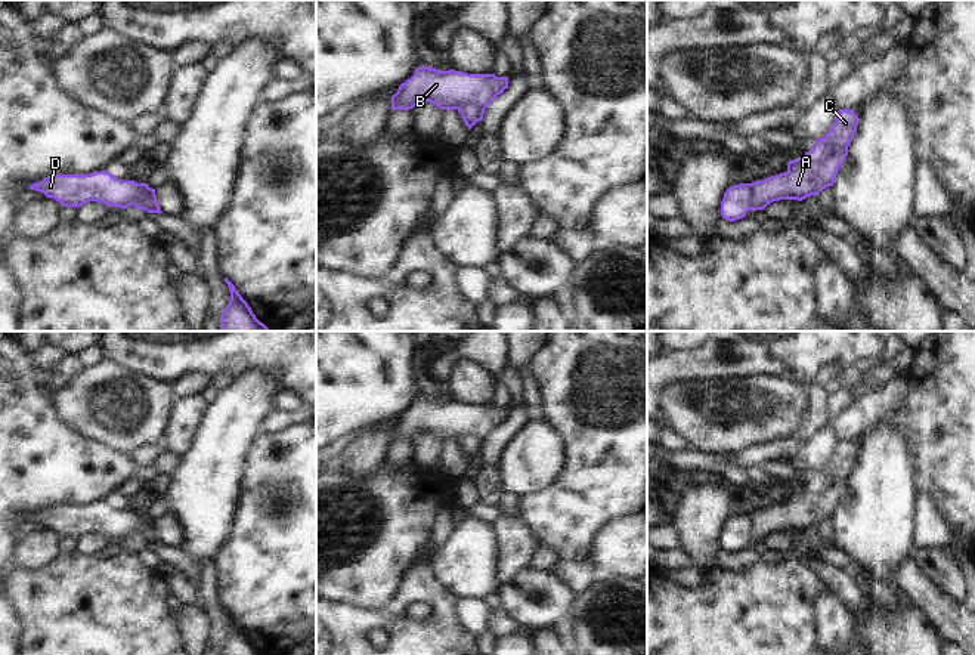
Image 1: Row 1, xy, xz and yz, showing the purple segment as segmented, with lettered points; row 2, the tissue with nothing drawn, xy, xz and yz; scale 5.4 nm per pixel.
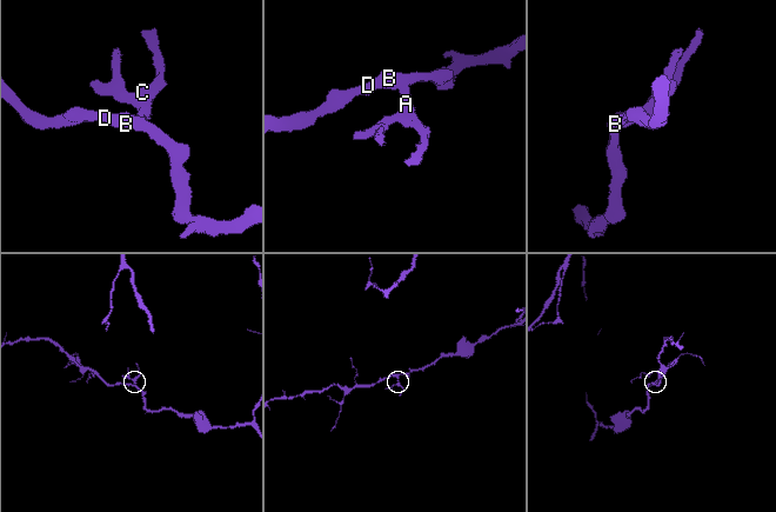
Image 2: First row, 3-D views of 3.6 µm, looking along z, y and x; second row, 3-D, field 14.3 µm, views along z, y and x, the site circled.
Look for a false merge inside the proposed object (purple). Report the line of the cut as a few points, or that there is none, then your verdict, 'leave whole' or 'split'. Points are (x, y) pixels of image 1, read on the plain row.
cut in xz along (485, 439), (476, 435), (464, 435), (458, 441); split

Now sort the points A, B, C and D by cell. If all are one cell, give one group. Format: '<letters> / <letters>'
A C / B D

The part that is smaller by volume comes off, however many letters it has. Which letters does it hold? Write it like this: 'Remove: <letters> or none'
Remove: A, C

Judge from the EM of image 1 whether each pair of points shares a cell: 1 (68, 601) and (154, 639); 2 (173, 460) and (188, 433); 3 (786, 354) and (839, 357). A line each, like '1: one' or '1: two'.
1: one
2: two
3: one

